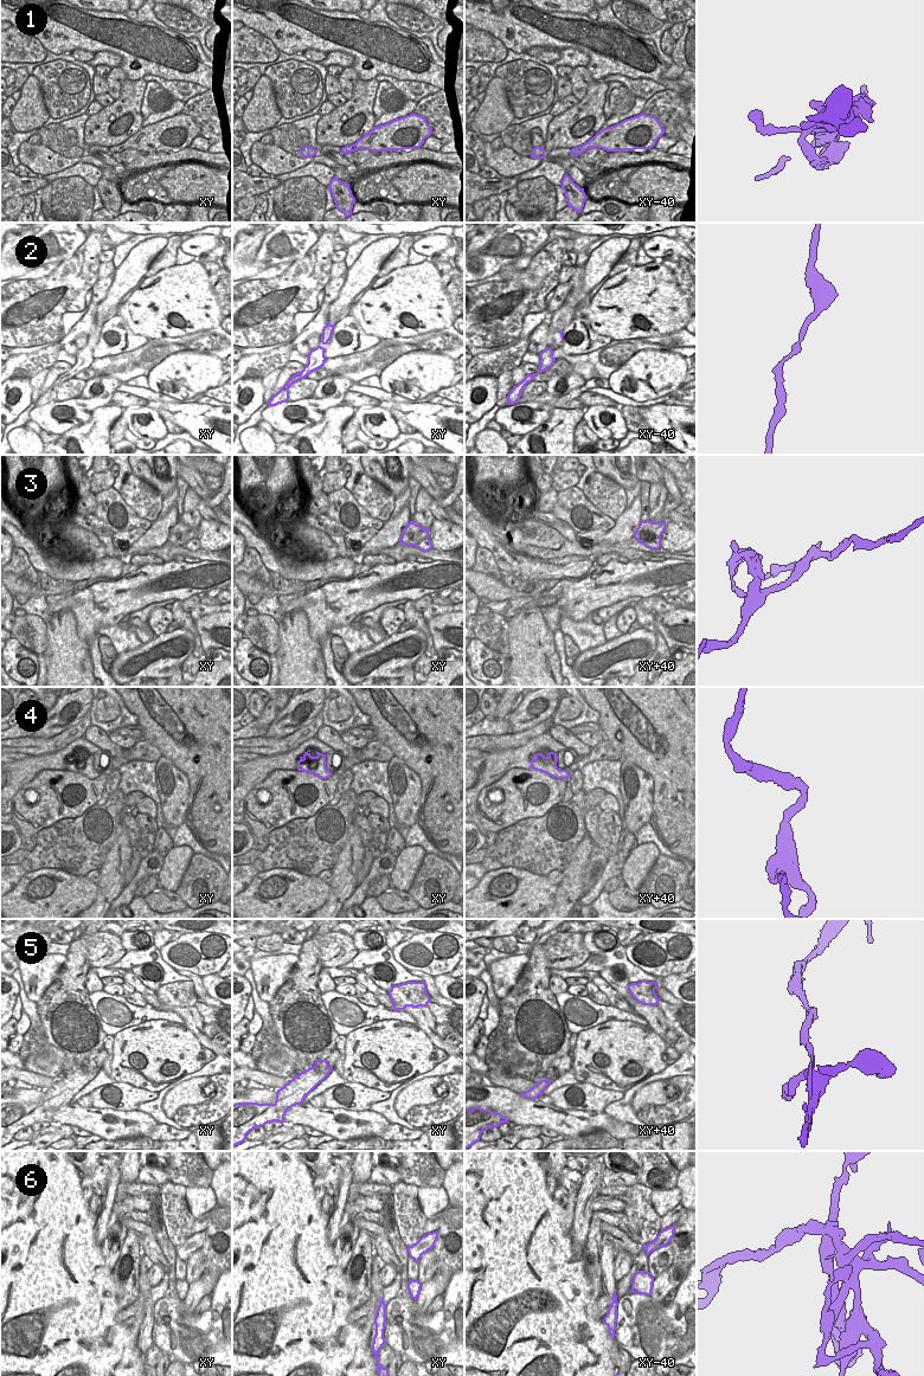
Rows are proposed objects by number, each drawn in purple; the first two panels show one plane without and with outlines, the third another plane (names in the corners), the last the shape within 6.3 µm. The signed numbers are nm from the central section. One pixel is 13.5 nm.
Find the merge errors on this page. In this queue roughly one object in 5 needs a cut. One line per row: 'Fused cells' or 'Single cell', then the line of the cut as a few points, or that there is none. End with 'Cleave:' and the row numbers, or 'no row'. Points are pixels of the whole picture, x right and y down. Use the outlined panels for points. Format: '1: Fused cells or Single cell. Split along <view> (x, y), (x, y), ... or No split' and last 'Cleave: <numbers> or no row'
1: Single cell. No split
2: Single cell. No split
3: Fused cells. Split along xy+40 (660, 535), (653, 537), (642, 544)
4: Single cell. No split
5: Single cell. No split
6: Fused cells. Split along xy (414, 1243), (417, 1251), (425, 1252)
Cleave: 3, 6

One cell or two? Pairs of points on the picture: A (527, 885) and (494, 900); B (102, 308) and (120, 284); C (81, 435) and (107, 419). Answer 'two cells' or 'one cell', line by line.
A: one cell
B: one cell
C: one cell

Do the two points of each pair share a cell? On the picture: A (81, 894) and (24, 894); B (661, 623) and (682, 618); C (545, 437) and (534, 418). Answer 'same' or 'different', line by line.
A: same
B: same
C: different

